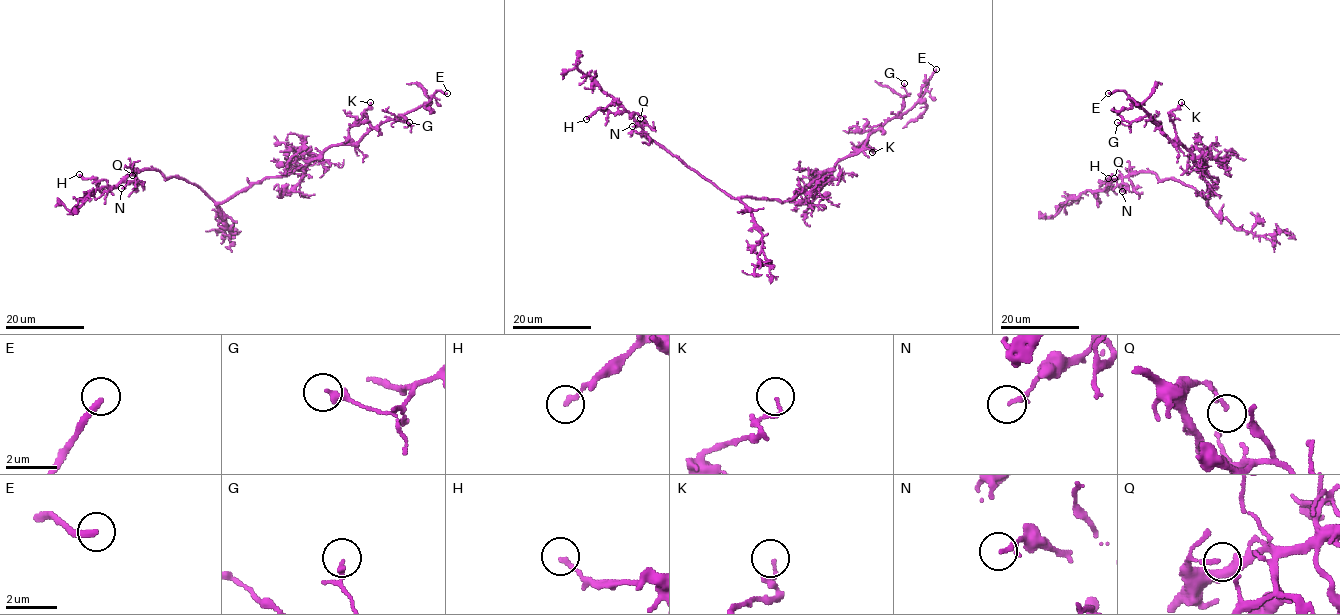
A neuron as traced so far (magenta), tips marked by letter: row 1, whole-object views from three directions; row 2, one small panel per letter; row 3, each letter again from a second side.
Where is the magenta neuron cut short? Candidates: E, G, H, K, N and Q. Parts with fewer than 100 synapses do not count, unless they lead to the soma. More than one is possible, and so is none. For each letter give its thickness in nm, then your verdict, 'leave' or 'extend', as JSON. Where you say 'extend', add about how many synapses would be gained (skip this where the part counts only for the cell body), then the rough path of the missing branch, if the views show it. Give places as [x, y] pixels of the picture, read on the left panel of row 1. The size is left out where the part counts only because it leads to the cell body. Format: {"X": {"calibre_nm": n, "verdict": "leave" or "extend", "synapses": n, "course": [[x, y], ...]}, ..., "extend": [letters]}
{"E": {"calibre_nm": 260, "verdict": "extend", "course": [[447, 93], [451, 84], [457, 87], [470, 85]]}, "G": {"calibre_nm": 130, "verdict": "leave"}, "H": {"calibre_nm": 170, "verdict": "leave"}, "K": {"calibre_nm": 90, "verdict": "leave"}, "N": {"calibre_nm": 190, "verdict": "leave"}, "Q": {"calibre_nm": 140, "verdict": "leave"}, "extend": ["E"]}

